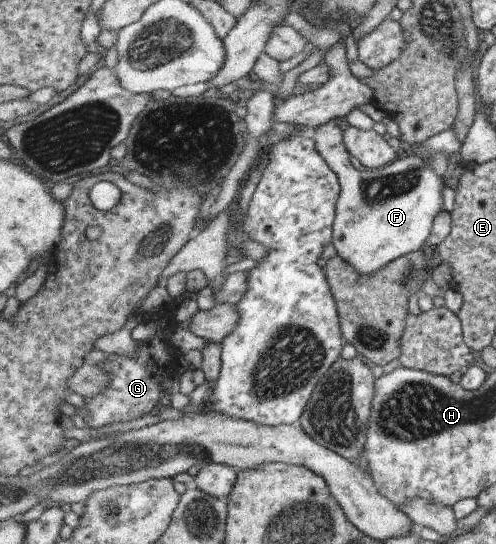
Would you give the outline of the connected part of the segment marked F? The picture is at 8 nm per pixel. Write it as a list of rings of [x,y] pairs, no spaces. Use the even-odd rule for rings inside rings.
[[[335,120],[316,126],[313,139],[318,152],[341,178],[341,198],[337,202],[333,243],[338,256],[361,276],[372,277],[385,268],[386,264],[388,265],[409,253],[419,251],[431,232],[433,218],[442,210],[441,187],[446,185],[443,182],[443,175],[439,174],[438,170],[425,158],[416,156],[407,158],[401,156],[378,169],[356,170],[349,161],[342,130]]]

